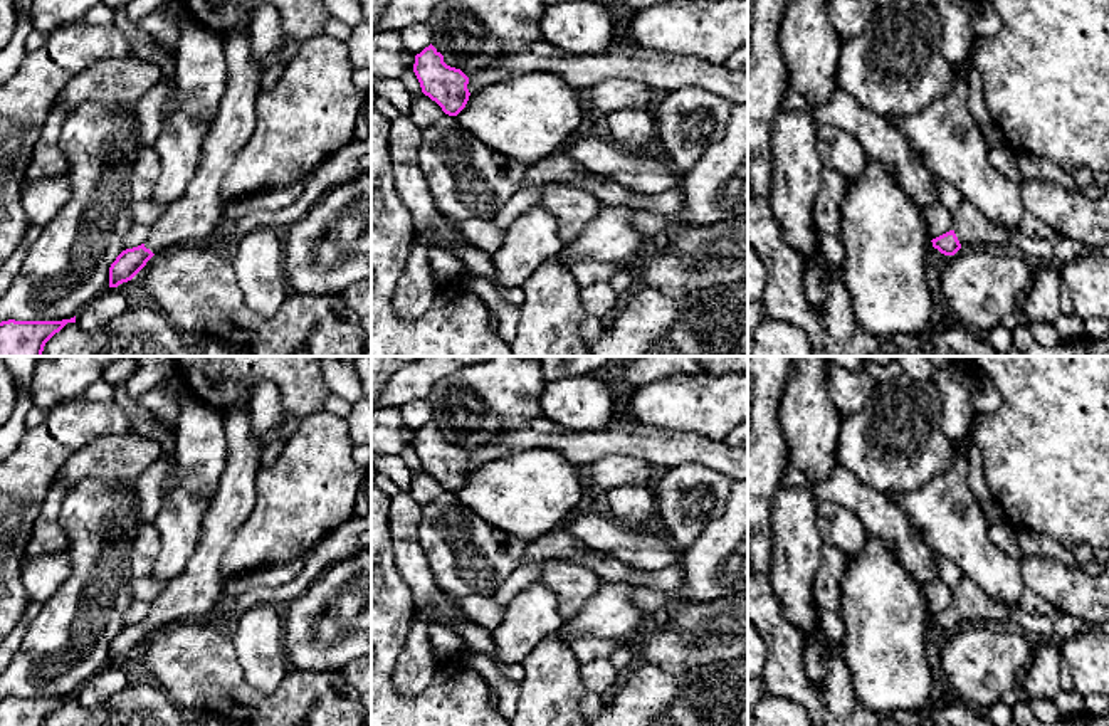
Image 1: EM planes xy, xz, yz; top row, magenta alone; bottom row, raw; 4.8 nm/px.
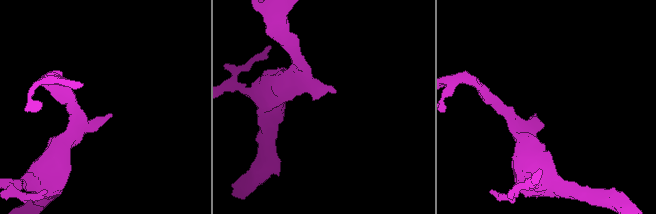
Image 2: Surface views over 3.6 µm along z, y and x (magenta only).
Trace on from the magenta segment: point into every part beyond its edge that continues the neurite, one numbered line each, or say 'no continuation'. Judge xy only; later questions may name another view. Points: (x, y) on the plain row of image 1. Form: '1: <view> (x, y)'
1: xy (194, 592)

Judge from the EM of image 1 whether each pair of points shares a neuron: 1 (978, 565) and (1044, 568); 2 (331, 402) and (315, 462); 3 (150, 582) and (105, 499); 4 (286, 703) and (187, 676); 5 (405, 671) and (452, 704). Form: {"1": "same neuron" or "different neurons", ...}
{"1": "different neurons", "2": "different neurons", "3": "different neurons", "4": "same neuron", "5": "different neurons"}

